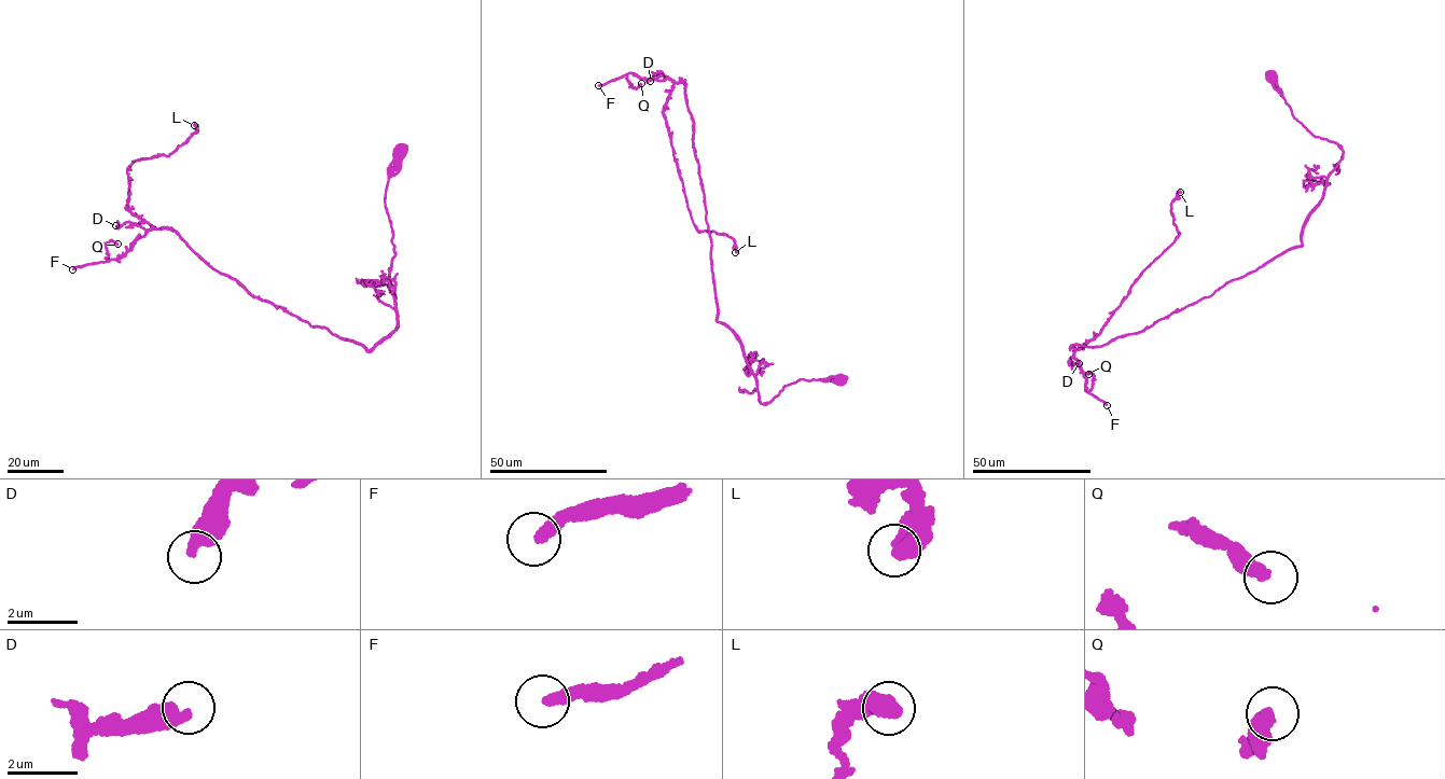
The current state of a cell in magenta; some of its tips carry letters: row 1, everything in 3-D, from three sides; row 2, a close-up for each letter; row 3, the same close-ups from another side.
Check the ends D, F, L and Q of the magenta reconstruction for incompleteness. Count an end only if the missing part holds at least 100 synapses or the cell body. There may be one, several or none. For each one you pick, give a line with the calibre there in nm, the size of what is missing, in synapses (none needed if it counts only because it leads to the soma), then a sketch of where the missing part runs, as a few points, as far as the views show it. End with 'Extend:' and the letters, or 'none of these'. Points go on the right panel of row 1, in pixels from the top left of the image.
F: calibre 280 nm; 250 synapses; course (1107, 405), (1127, 415), (1144, 432), (1175, 443), (1175, 425), (1181, 416), (1172, 419), (1161, 411)
Extend: F

